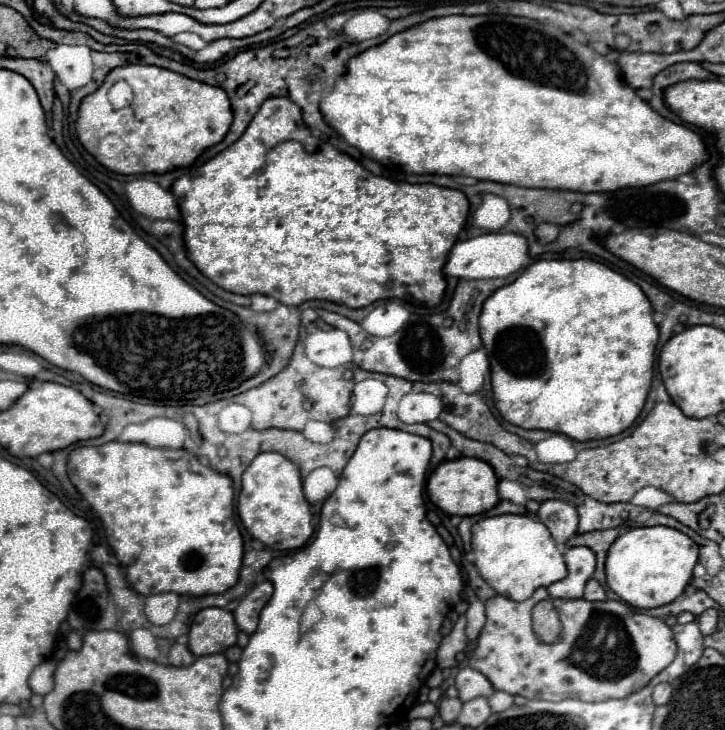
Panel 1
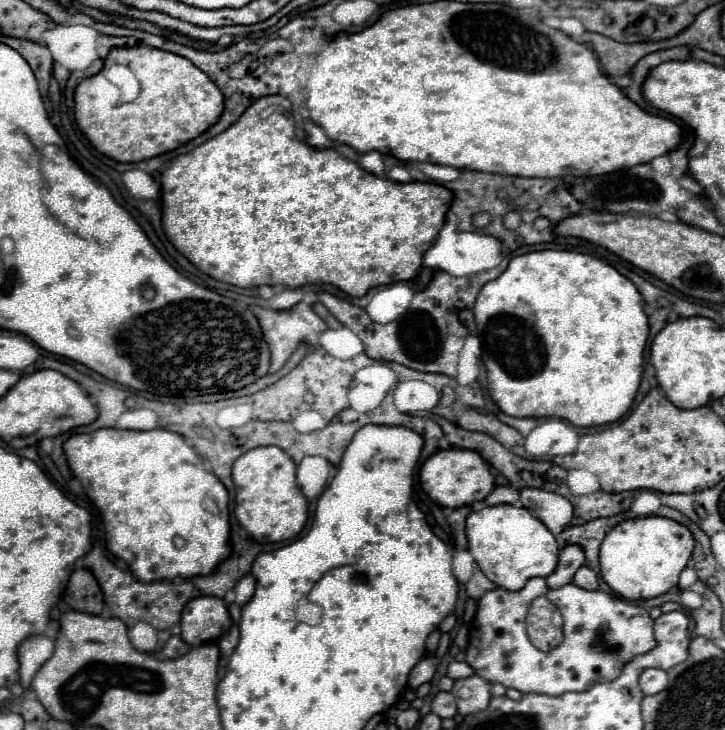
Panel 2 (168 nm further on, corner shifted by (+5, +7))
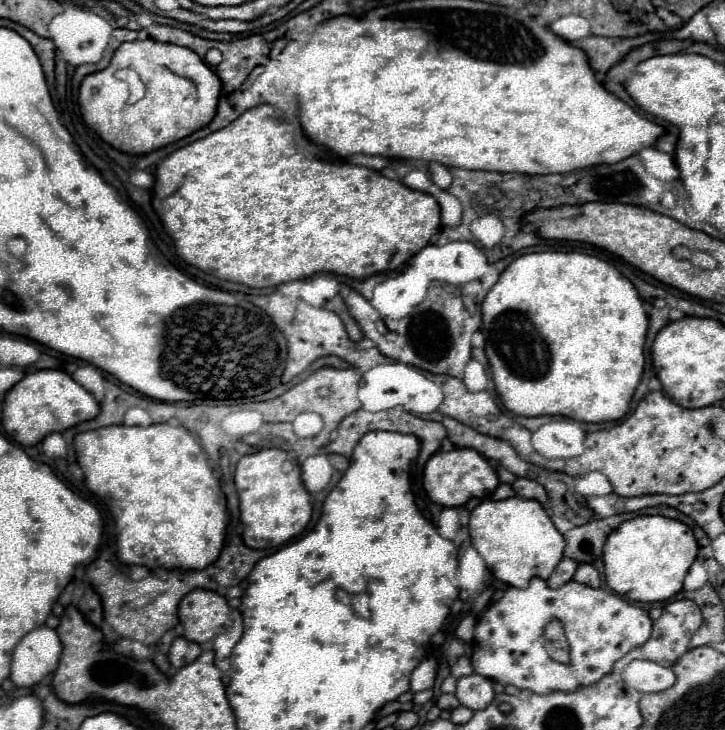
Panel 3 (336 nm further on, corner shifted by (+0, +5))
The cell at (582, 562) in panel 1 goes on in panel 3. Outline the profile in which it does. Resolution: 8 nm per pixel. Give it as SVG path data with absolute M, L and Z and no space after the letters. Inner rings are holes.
M562 558L560 564L556 566L556 570L552 572L552 576L548 578L548 586L550 588L560 588L566 582L572 580L574 572L578 570L578 562L572 562L572 558Z

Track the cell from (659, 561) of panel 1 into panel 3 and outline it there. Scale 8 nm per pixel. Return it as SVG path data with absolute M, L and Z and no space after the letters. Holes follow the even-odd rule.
M638 516L638 518L622 522L608 536L608 542L604 544L606 584L616 594L626 596L628 600L634 600L634 602L662 602L682 590L684 576L688 568L692 566L696 554L698 554L698 542L686 524L672 518L664 518L664 516Z

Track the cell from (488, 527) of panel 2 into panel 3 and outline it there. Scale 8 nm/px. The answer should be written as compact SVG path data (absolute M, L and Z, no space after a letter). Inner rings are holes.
M518 496L500 502L486 500L470 512L468 528L472 546L484 558L494 578L514 588L528 586L534 577L546 580L564 554L562 534L554 528L544 506L536 500L522 500Z

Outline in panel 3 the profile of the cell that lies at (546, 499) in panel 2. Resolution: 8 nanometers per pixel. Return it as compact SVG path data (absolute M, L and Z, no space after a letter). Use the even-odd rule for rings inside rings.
M516 478L514 484L512 484L512 488L516 490L516 494L518 494L520 498L532 498L532 500L540 502L542 506L548 502L546 490L544 490L538 482L534 482L534 480L528 480L528 478Z

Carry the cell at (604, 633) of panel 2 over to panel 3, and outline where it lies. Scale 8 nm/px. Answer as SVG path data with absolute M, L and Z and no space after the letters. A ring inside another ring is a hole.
M532 578L528 588L508 588L500 600L490 604L476 624L476 636L472 646L472 668L476 674L486 676L500 684L512 684L520 690L532 690L536 694L550 694L550 692L576 692L580 686L592 686L604 678L604 674L612 672L612 666L616 660L620 660L628 650L634 650L636 646L642 646L652 632L652 620L644 608L632 606L624 598L600 590L590 588L584 584L578 584L570 580L558 590L552 590L542 578ZM550 614L554 614L562 624L566 638L570 642L570 662L560 664L554 662L546 650L544 650L544 638L542 628L550 620Z

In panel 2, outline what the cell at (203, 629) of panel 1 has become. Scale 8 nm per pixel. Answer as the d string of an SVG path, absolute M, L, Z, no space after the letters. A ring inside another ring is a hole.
M199 596L185 604L181 614L181 638L189 646L215 642L231 626L227 606L221 598Z

